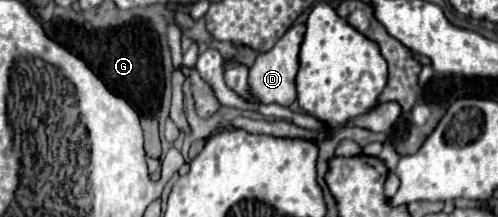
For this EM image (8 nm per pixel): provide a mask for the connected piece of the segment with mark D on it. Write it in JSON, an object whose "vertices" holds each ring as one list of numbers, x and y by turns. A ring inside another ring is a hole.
{"vertices":[[293,25,269,51,259,53,255,63,249,69,249,91,253,97,257,97,261,103,279,103,289,107,297,95,295,95,295,75,297,75,297,51,301,47,305,27,303,25]]}

